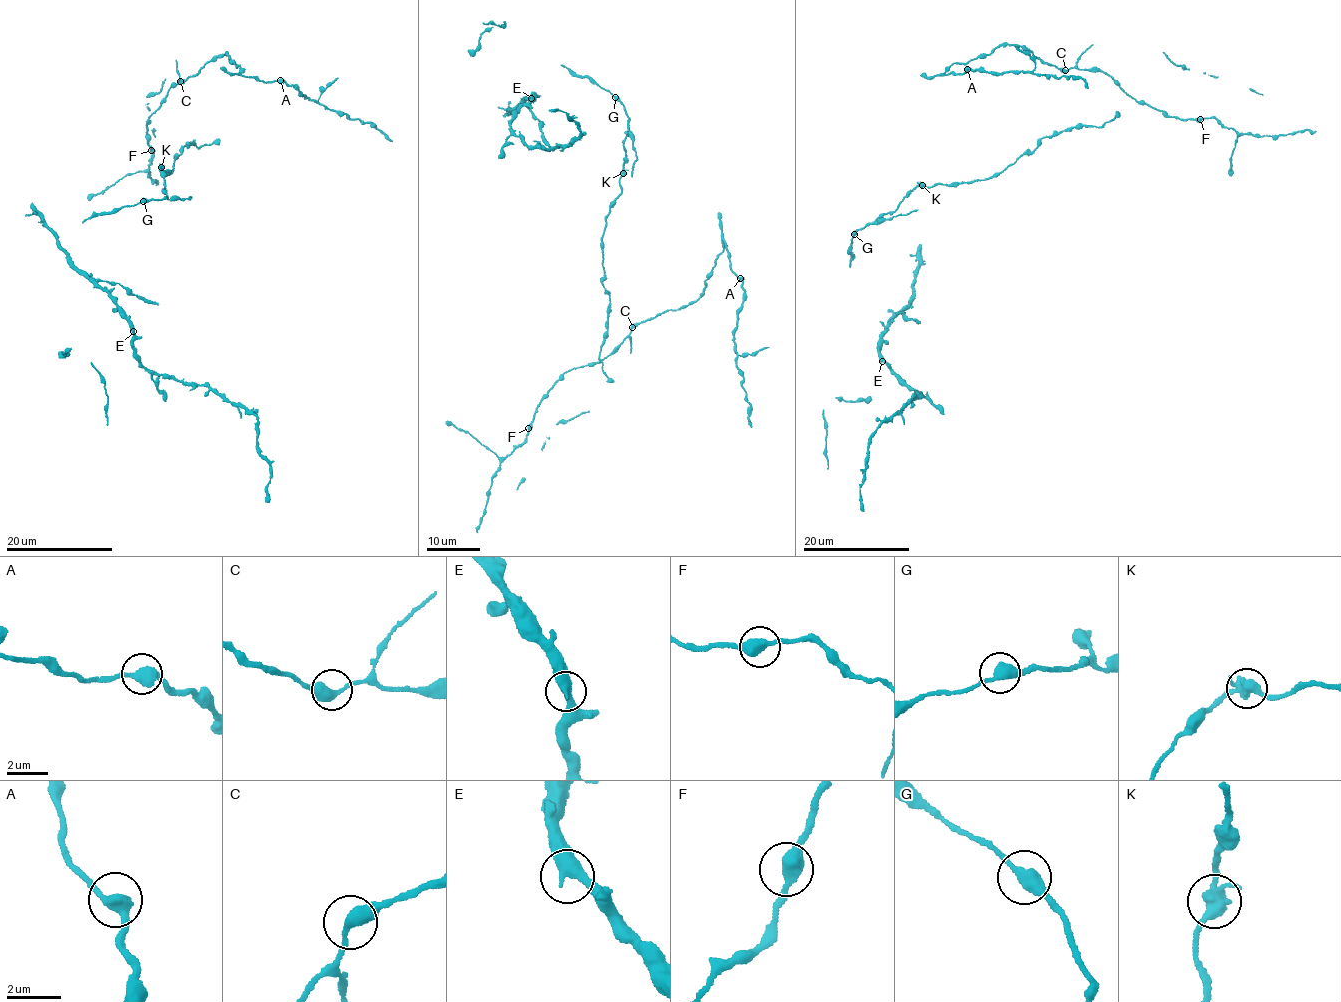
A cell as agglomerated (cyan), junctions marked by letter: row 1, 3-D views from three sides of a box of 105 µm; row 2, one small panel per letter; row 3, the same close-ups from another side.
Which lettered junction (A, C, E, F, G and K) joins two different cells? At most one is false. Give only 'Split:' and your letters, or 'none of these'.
Split: none of these

